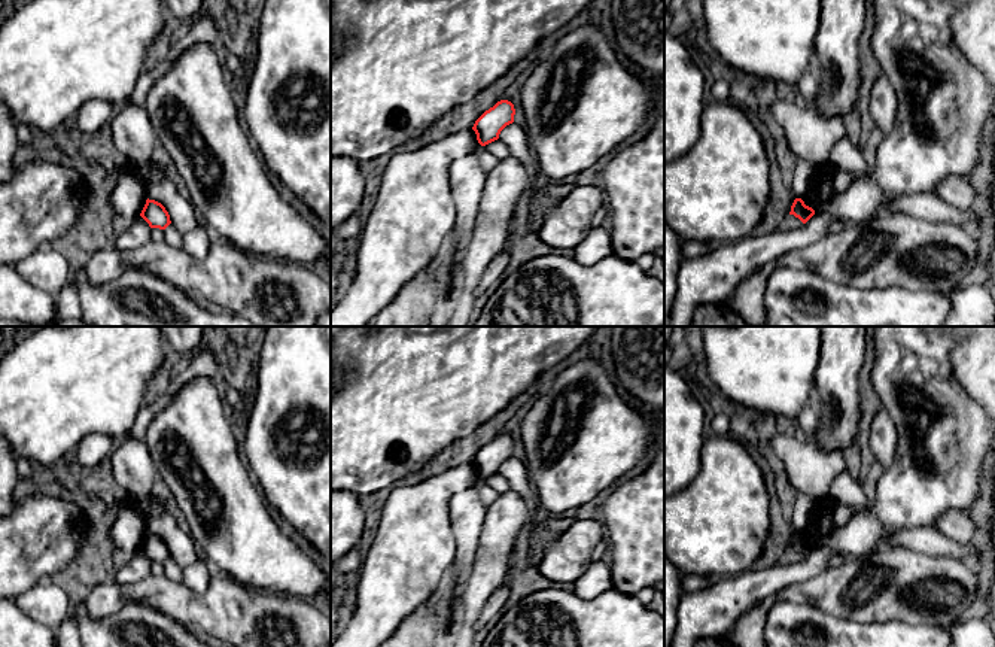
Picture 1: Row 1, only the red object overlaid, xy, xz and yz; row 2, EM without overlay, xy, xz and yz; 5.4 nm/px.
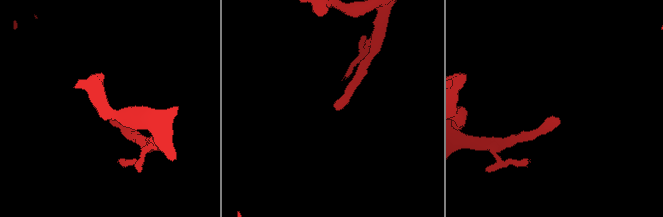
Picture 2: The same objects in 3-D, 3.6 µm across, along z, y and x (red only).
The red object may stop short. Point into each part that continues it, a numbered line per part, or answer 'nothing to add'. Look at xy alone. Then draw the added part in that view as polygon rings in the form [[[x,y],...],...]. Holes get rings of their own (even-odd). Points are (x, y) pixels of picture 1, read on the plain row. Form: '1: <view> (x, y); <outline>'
nothing to add

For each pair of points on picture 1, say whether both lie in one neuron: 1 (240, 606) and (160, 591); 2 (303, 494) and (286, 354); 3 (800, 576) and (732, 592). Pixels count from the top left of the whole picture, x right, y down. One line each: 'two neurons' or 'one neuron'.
1: one neuron
2: one neuron
3: one neuron

